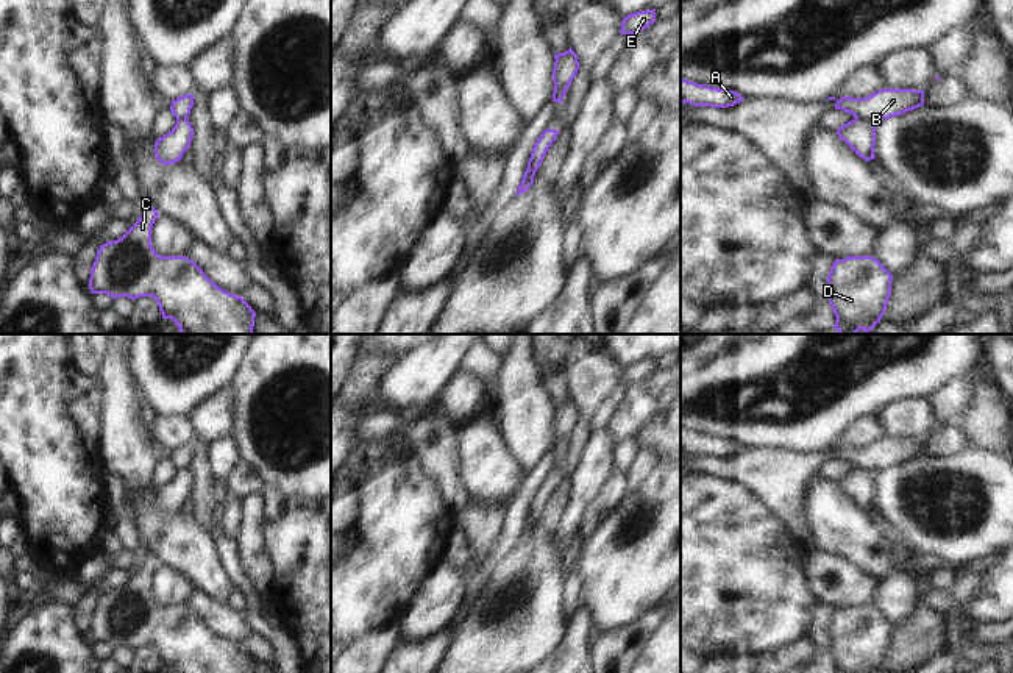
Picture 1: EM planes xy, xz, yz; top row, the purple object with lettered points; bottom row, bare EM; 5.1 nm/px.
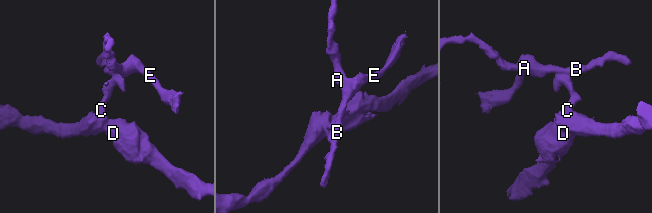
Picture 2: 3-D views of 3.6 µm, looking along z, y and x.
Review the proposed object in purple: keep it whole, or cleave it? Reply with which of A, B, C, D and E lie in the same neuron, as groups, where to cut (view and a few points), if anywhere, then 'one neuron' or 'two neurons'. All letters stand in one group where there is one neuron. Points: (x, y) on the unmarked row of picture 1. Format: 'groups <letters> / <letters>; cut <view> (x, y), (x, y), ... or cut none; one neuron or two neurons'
groups A B E / C D; cut yz (856, 467), (865, 467), (874, 475); two neurons

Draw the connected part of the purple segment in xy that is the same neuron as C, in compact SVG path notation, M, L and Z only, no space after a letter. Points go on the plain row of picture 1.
M148 554L137 572L117 590L100 595L89 628L92 643L106 643L112 650L153 646L162 668L175 673L254 673L256 662L234 643L212 632L187 606L159 606L151 595L151 578L159 562Z

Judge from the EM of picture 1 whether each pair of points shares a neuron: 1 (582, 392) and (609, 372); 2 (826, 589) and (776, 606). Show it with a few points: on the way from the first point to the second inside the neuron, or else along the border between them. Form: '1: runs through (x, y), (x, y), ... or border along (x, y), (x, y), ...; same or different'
1: runs through (589, 386), (603, 373); same
2: border along (804, 558), (806, 584), (820, 601); different

